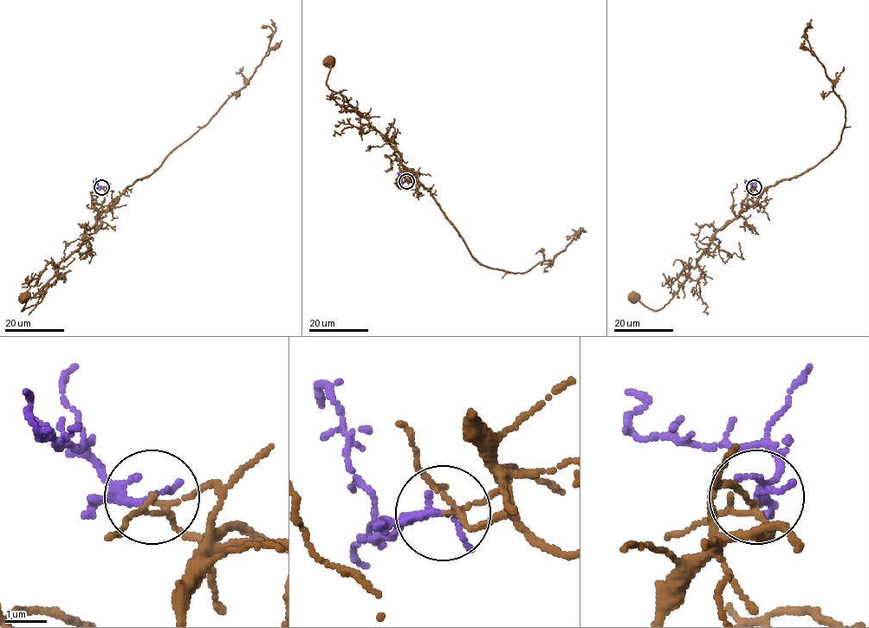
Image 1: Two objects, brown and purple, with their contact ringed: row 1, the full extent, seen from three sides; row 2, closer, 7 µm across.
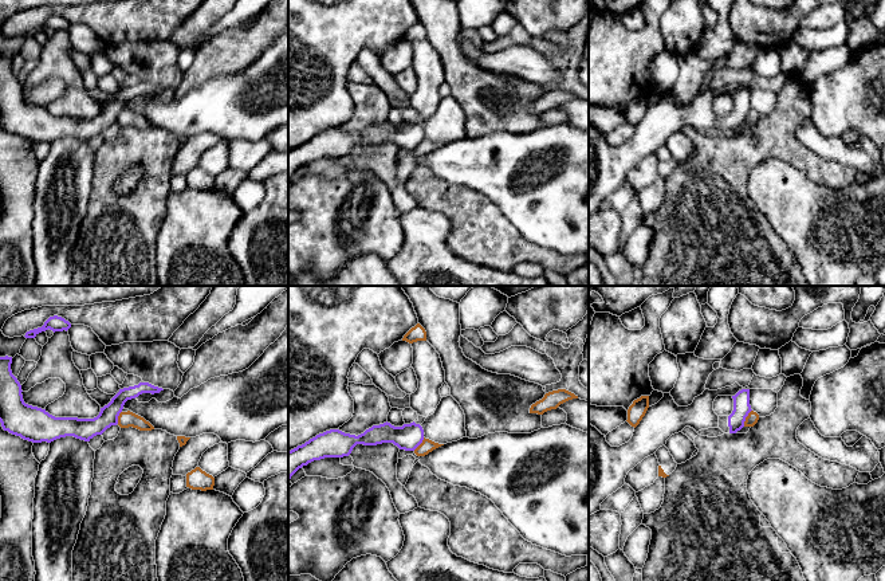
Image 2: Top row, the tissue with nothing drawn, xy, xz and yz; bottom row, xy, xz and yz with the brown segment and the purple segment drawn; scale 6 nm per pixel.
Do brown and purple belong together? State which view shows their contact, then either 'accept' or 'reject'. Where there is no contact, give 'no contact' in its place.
contact in yz; reject

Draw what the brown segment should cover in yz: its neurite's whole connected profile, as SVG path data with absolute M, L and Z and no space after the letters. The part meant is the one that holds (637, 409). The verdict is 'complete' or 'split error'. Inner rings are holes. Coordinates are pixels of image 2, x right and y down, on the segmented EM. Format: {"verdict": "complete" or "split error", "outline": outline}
{"verdict": "complete", "outline": "M641 396L640 399L634 400L628 409L626 421L636 428L645 416L648 408L649 408L649 396Z"}

